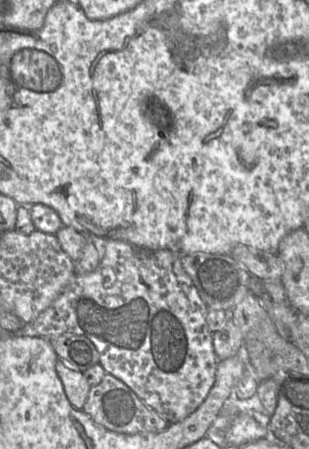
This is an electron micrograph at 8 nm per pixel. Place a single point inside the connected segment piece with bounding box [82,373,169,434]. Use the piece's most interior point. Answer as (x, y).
(112, 404)

